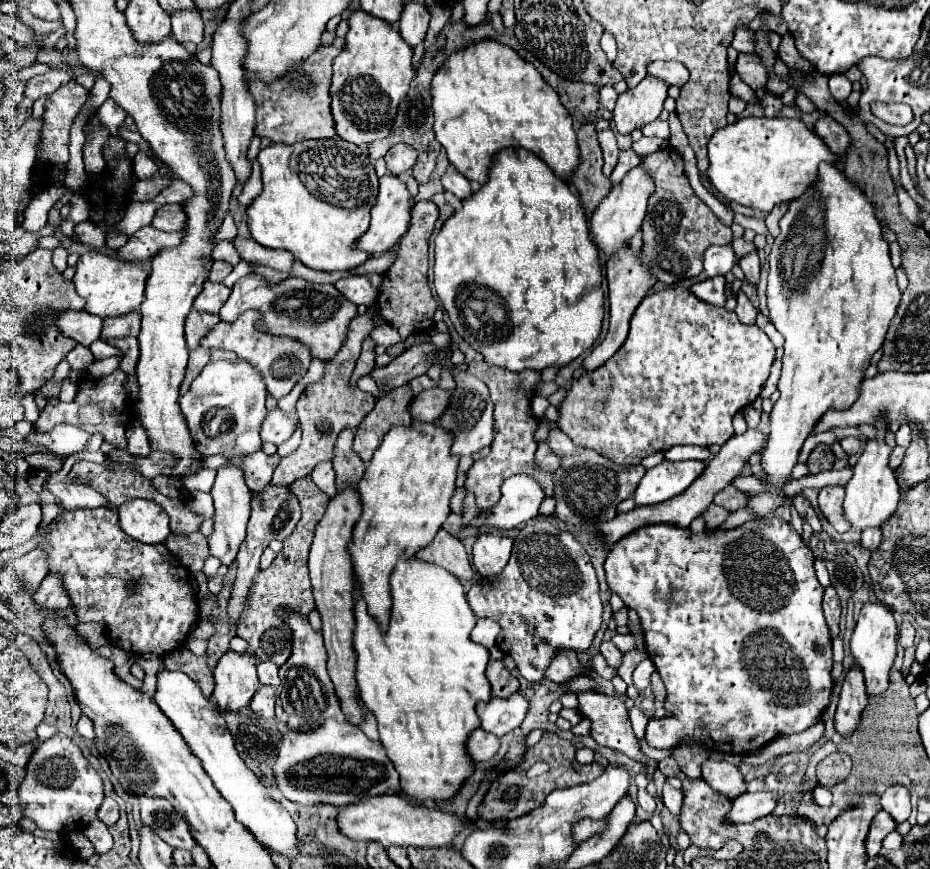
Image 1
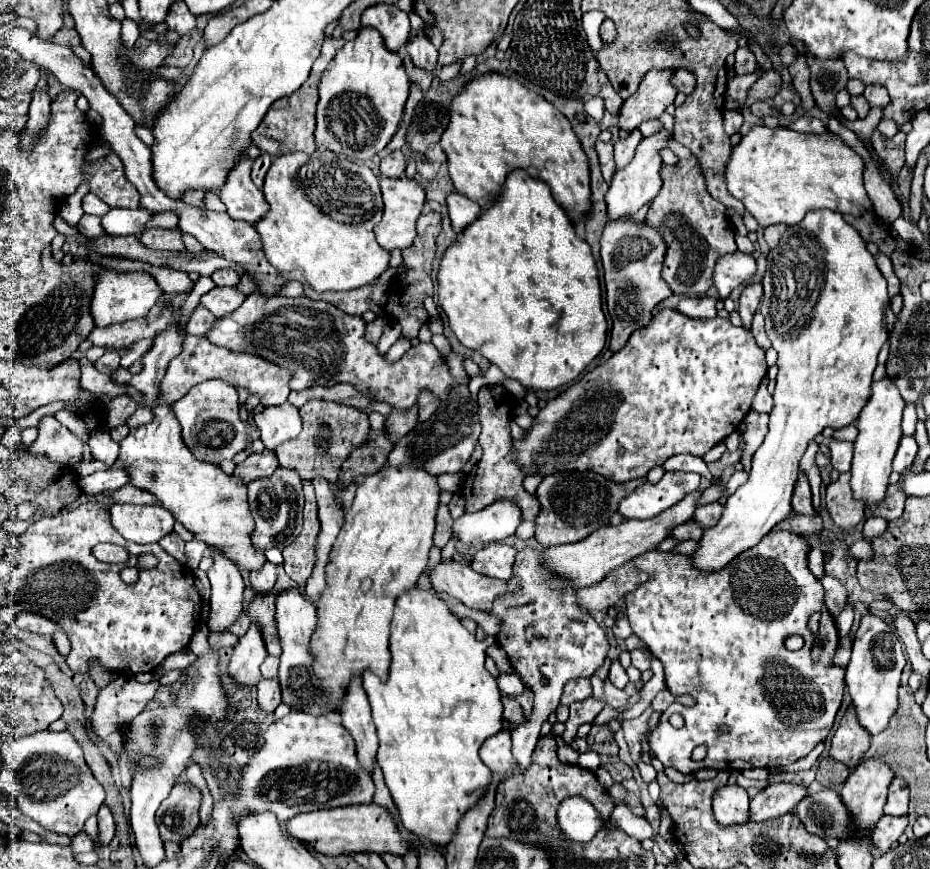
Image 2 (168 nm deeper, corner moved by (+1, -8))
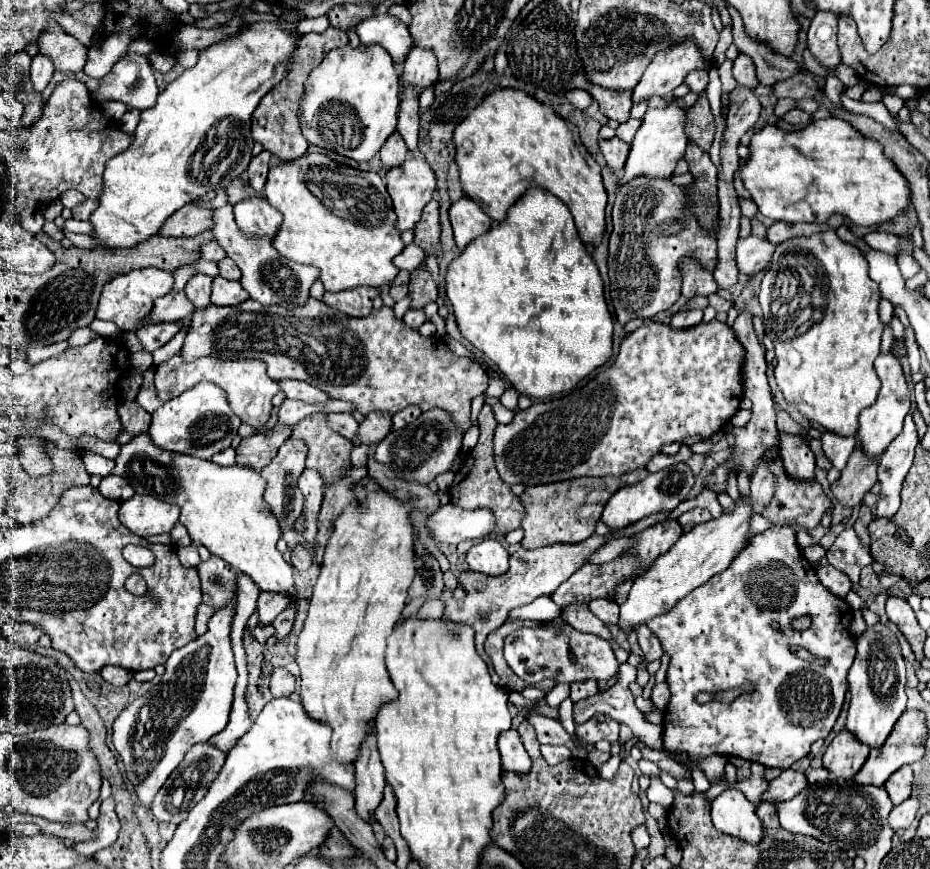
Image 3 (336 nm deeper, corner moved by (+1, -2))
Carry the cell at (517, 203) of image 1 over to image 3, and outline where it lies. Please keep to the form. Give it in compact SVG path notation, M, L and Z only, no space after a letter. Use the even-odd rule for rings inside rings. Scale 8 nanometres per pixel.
M531 187L499 227L471 241L449 265L445 279L461 335L491 359L521 395L547 399L571 391L613 355L613 317L605 303L603 279L577 235L571 213L545 189Z

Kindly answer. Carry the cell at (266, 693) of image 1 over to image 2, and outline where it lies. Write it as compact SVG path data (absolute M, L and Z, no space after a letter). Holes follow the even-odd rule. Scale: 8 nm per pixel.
M263 679L257 685L257 701L265 713L273 713L281 703L281 689L277 679Z

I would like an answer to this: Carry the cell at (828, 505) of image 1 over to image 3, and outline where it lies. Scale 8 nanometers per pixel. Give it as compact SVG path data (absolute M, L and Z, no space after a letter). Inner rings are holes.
M855 445L855 451L851 453L845 469L841 471L839 481L831 485L831 491L843 505L855 507L861 503L863 495L875 483L877 483L877 461L871 459L871 463L867 463L867 455L863 455L863 449Z

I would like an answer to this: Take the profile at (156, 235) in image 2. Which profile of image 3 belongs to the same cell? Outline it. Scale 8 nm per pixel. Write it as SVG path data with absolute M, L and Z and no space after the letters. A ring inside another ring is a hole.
M189 203L187 207L181 207L167 219L167 223L161 227L159 235L163 237L195 237L211 227L211 211L209 207L197 207L195 203Z

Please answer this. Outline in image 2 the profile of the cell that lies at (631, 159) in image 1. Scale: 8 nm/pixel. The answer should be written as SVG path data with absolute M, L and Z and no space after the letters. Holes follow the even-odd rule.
M635 129L635 131L631 131L631 135L627 139L621 139L621 141L615 143L615 163L617 163L617 169L623 169L625 165L629 165L629 161L635 155L635 149L637 149L641 139L643 139L641 131Z

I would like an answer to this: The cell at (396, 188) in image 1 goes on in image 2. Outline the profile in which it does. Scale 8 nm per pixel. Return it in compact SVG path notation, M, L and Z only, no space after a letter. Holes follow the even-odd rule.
M381 177L381 193L383 193L383 219L379 221L379 225L375 227L375 237L377 243L385 249L385 251L393 251L393 249L405 249L415 241L415 221L421 215L423 203L425 203L425 191L421 185L417 185L415 181L407 179L407 177L399 177L399 179L387 179Z

